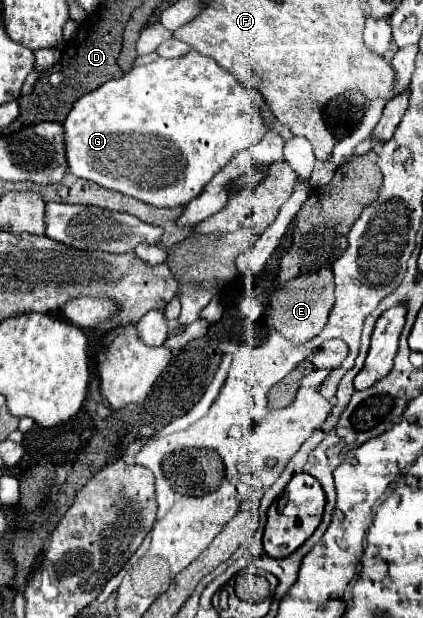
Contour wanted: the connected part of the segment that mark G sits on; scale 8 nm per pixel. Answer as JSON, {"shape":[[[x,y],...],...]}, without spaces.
{"shape":[[[191,50],[187,52],[185,56],[177,58],[177,60],[165,60],[165,58],[157,58],[155,62],[151,64],[145,64],[145,66],[135,66],[131,68],[131,72],[127,72],[123,78],[117,78],[117,80],[109,80],[105,84],[101,84],[97,90],[81,96],[71,112],[67,114],[65,122],[63,122],[63,130],[65,130],[65,158],[67,158],[67,166],[69,166],[69,172],[77,178],[85,178],[85,180],[91,180],[103,188],[109,188],[109,190],[115,190],[115,192],[121,192],[121,194],[127,194],[131,198],[137,198],[141,202],[147,202],[147,204],[153,204],[153,206],[159,206],[159,208],[175,208],[175,206],[185,206],[189,204],[193,198],[197,198],[203,188],[209,184],[209,180],[241,150],[249,148],[245,146],[247,144],[247,120],[243,114],[259,114],[259,110],[253,106],[253,102],[249,102],[249,96],[245,92],[245,84],[237,82],[233,78],[233,74],[229,74],[227,70],[223,70],[213,58],[197,52],[197,50]]]}

